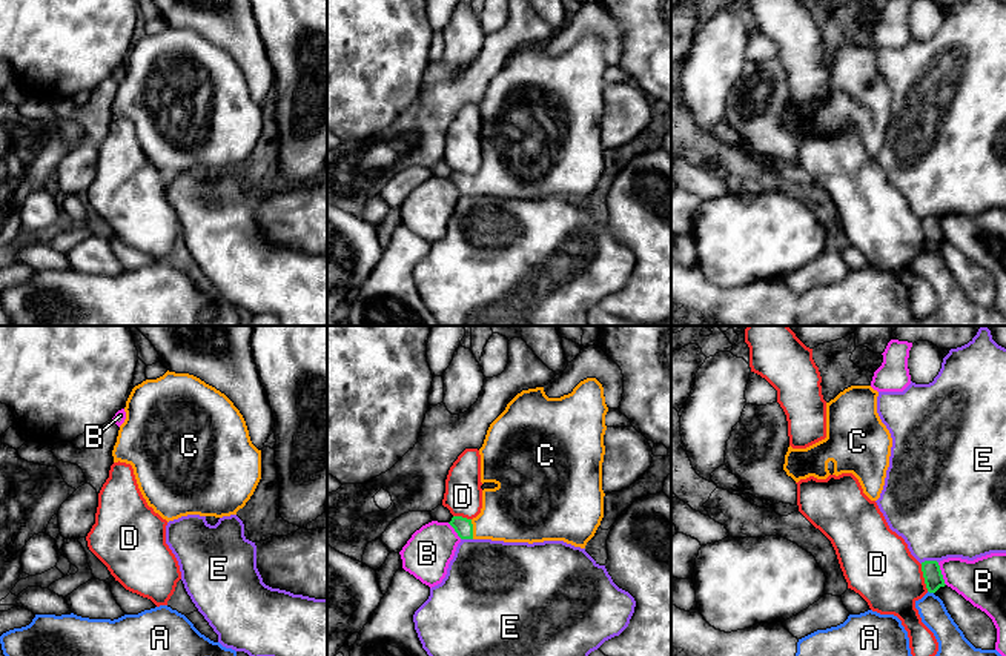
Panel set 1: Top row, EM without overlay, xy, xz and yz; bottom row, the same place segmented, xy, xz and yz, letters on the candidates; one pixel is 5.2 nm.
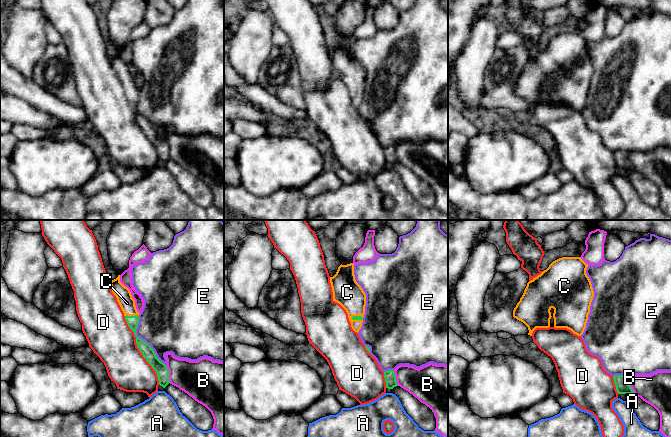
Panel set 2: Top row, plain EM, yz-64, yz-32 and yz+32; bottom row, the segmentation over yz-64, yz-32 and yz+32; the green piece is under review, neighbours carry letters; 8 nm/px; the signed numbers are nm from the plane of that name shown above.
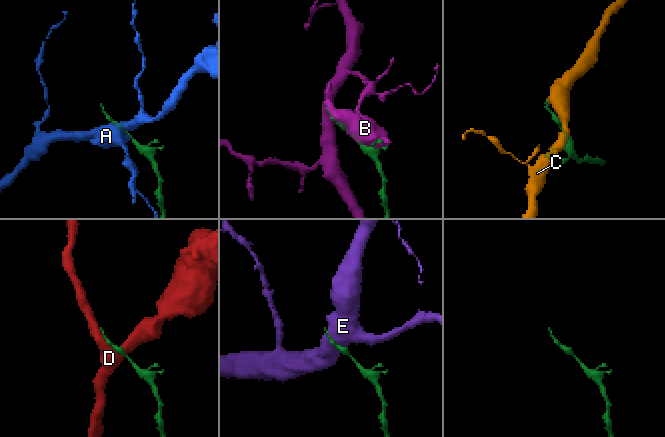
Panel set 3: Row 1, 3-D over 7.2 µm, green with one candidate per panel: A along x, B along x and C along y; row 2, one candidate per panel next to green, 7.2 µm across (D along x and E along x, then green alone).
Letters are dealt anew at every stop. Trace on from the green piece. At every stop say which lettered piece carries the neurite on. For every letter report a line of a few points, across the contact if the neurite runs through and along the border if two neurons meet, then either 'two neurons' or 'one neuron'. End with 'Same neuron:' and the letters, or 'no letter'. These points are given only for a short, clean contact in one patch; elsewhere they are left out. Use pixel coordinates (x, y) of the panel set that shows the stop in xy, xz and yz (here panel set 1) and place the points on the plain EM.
A: line yz (928, 246), (933, 249); two neurons
B: two neurons
C: line xz (463, 182), (472, 185), (495, 178), (515, 166); one neuron
D: two neurons
E: two neurons
Same neuron: C

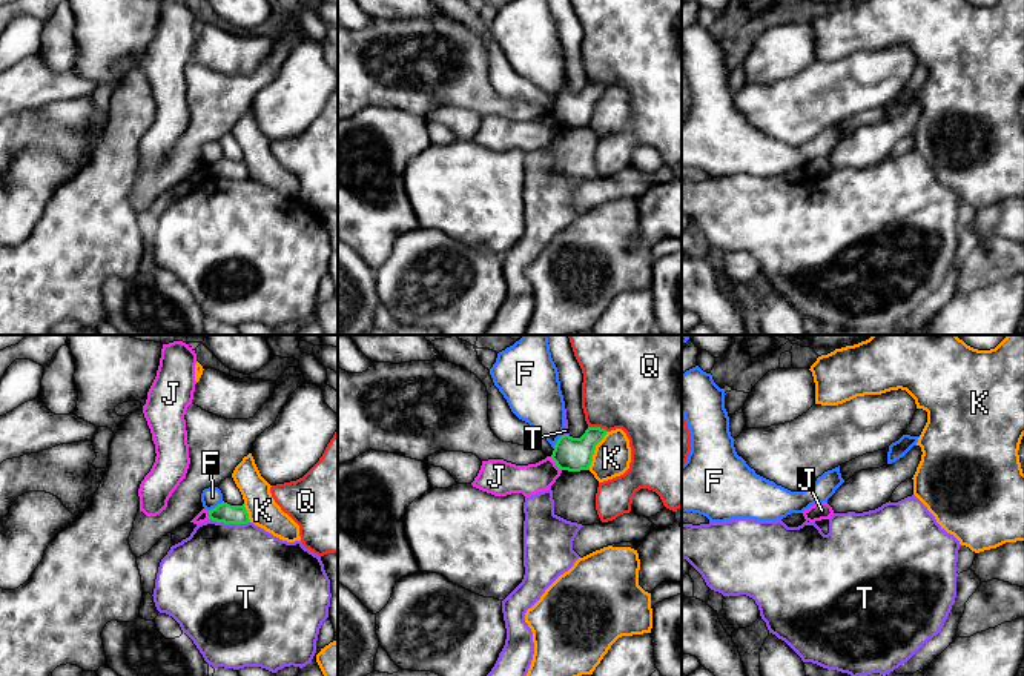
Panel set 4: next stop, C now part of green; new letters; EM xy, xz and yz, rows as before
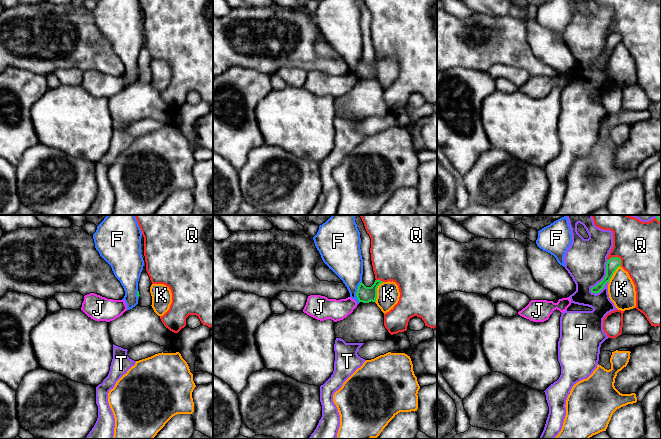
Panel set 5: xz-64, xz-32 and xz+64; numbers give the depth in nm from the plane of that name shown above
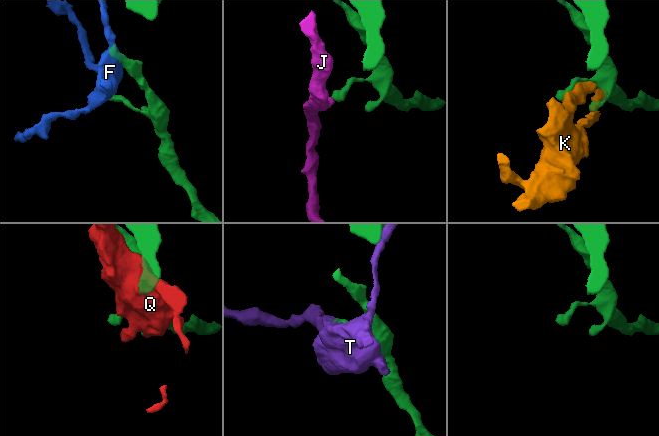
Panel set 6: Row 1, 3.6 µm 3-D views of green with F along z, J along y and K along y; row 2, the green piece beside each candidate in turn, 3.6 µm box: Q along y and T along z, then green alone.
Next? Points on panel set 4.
F: line xy (223, 157), (209, 166); two neurons
J: line xz (550, 112), (561, 126); two neurons
K: two neurons
Q: two neurons
T: two neurons
Same neuron: no letter

